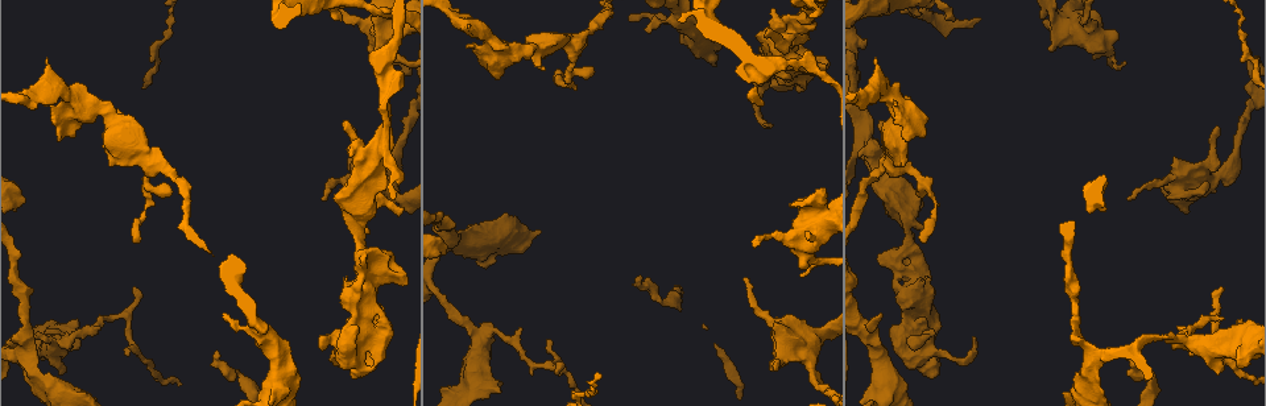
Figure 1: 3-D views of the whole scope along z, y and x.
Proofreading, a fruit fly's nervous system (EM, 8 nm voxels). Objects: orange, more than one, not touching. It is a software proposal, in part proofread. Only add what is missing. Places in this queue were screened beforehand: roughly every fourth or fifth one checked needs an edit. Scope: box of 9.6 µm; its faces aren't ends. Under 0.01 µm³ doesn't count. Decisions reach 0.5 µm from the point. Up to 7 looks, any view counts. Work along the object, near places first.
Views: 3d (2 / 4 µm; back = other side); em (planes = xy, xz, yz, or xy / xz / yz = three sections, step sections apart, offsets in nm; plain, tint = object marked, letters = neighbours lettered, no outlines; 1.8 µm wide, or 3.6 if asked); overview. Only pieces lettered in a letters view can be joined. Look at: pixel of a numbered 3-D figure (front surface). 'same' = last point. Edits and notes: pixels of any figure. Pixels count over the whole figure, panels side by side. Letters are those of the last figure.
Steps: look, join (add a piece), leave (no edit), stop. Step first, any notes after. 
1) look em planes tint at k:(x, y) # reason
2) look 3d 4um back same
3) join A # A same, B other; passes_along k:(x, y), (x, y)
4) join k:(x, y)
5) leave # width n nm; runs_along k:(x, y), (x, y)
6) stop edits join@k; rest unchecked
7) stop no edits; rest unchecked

look em xz step 8 tint at 1:(940, 362) # free end

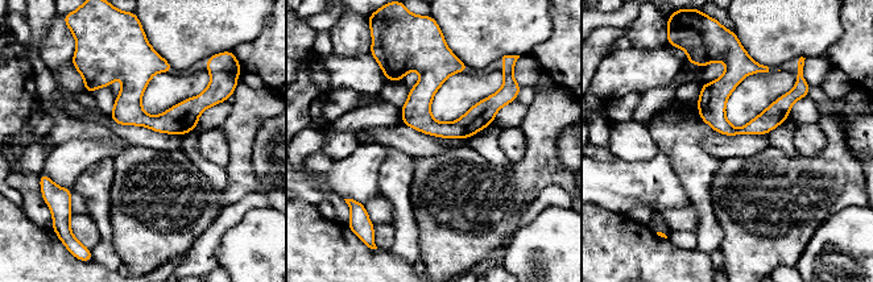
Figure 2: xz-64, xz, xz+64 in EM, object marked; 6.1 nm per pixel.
look em xz step 8 letters same

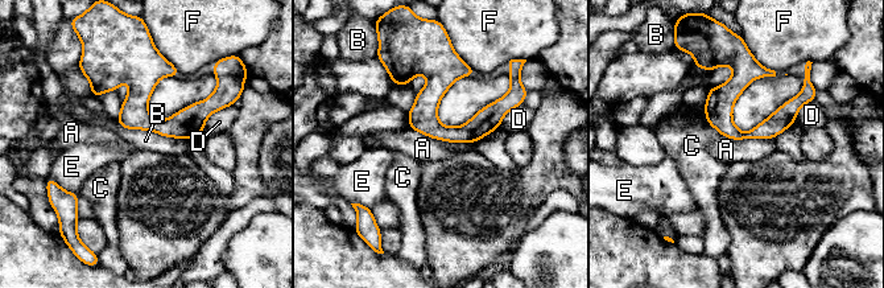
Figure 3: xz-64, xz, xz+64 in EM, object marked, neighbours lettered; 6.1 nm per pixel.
leave # A other, B other, C other, D other, E other, F other; no lettered piece goes on from it

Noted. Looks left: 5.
look 3d 4um back at 1:(867, 333) # sudden change in width

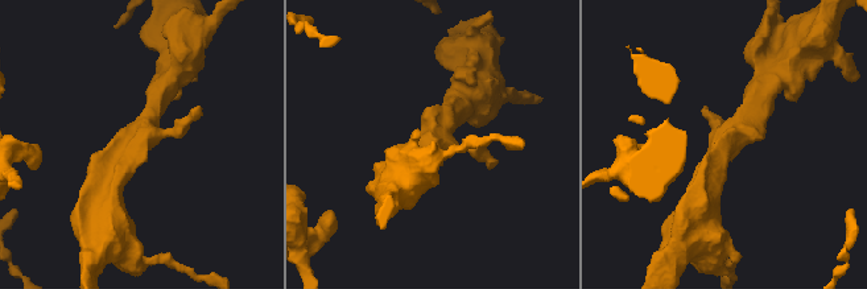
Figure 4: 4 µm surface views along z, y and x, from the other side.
look em planes letters at 4:(442, 142)

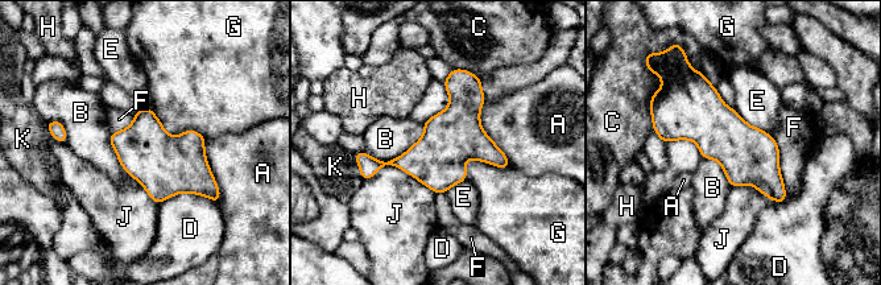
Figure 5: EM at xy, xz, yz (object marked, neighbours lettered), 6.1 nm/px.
leave # width 340 nm; A other, B other, C other, D other, E other, F other, G other, H other, J other, K other; no lettered piece goes on from it

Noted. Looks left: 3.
look em xz step 8 letters at 1:(561, 76) # branch stops here

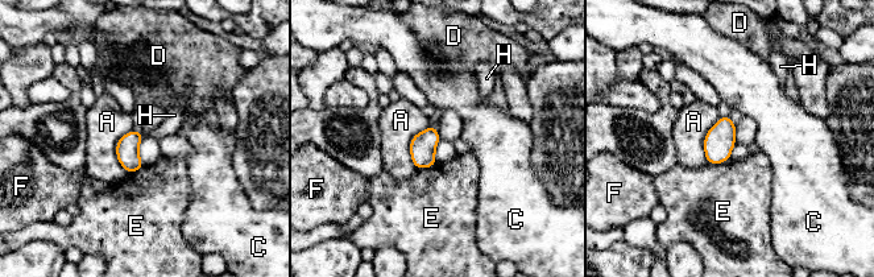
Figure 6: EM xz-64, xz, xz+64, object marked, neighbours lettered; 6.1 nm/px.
look em planes letters same

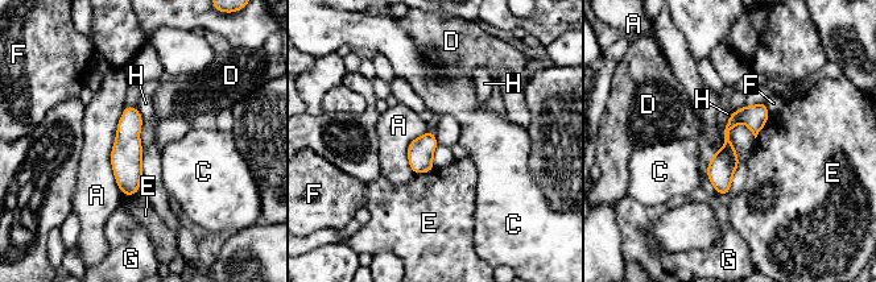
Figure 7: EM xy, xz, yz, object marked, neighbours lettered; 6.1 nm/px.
leave # A other, C other, D other, E other, F other, G other, H other; border 7:(743, 104), (728, 116), (723, 129); no lettered piece goes on from it

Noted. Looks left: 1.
stop no edits; rest unchecked

